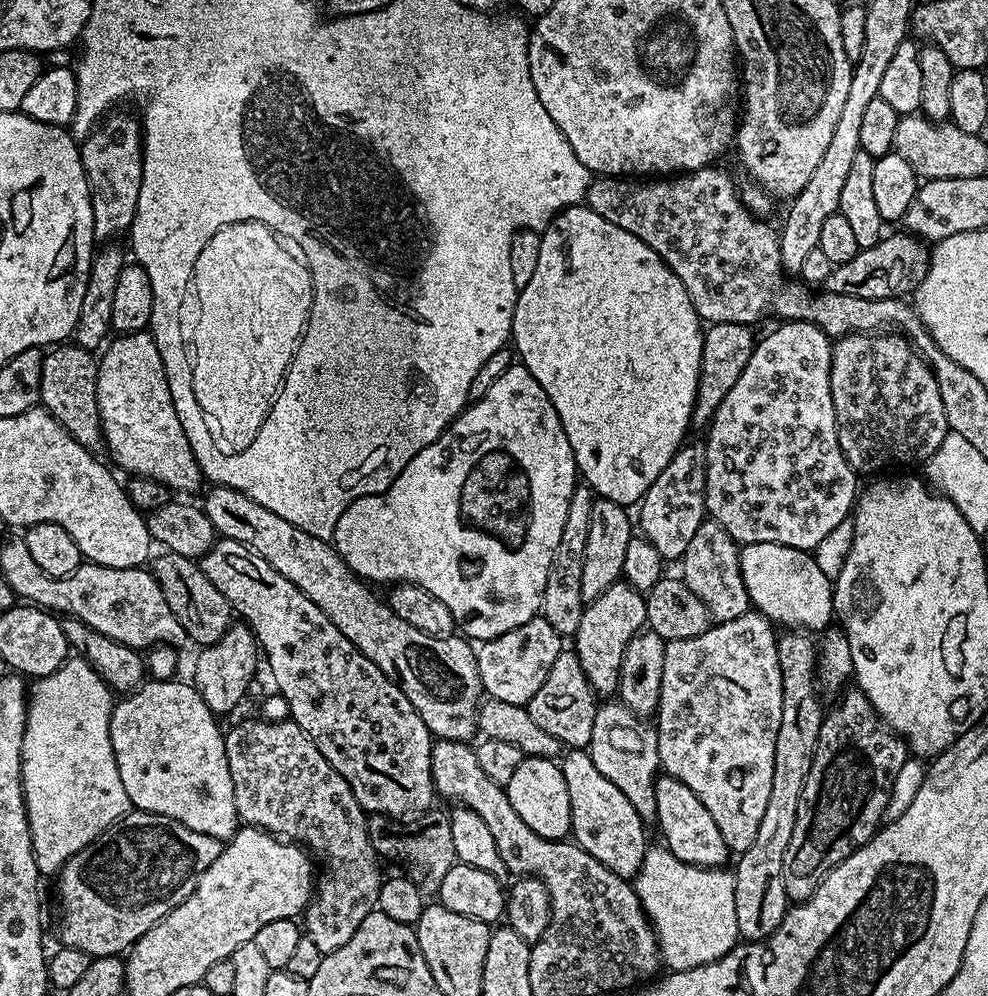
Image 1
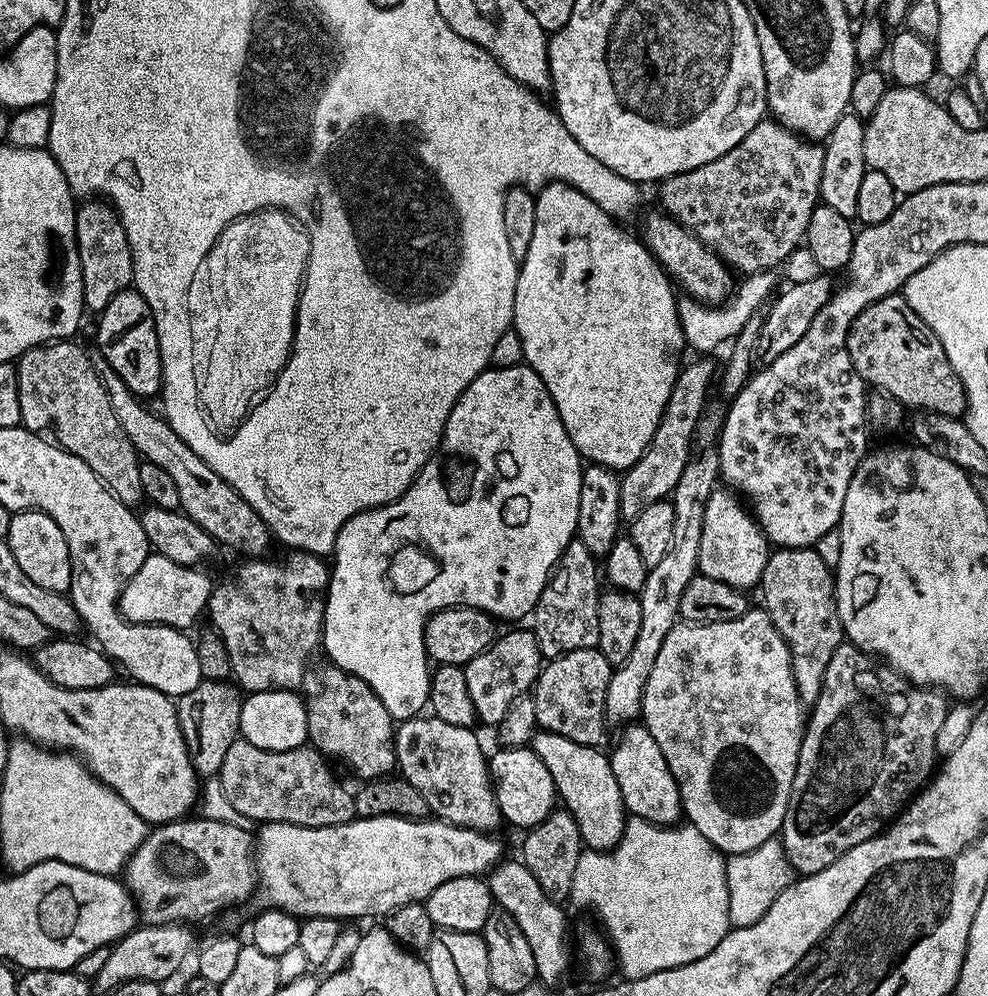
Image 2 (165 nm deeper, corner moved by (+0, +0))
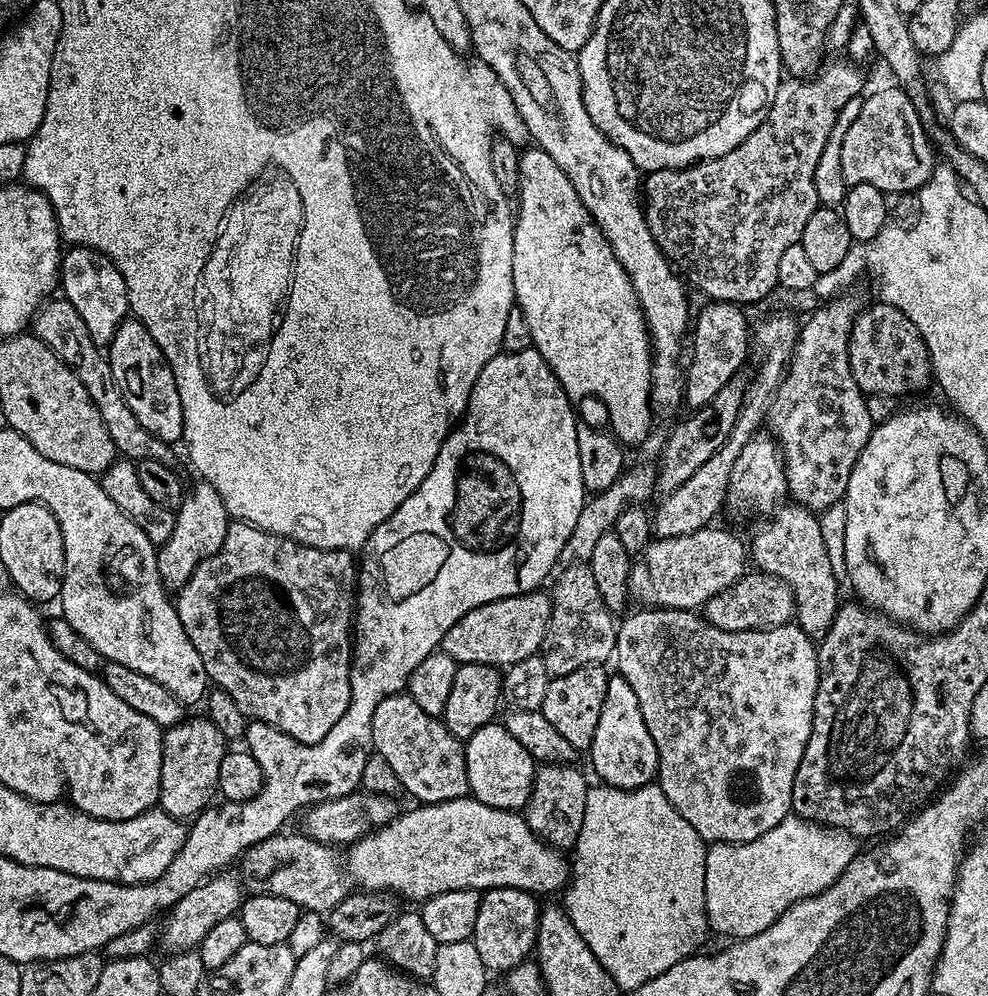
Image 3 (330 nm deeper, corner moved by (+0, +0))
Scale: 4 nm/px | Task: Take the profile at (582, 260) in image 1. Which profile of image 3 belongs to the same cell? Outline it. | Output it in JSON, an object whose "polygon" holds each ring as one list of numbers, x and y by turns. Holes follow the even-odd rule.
{"polygon":[[528,147,521,151,520,161,518,162,518,182,520,183,518,203,520,203,520,208,518,204,512,229,512,249,514,250,512,277,514,278,514,294,516,295,515,307,520,308,522,314,526,314,526,322,530,326,532,347,538,350,538,354,542,354,542,358,546,358,546,362,550,366,550,370,554,370,562,390,566,390,568,399,579,402,583,396,597,396,604,403,605,410,608,411,608,420,612,423,610,425,612,435,624,446,640,444,647,438,648,431,652,428,652,419,654,419,652,411,652,365,654,357,652,355,652,338,648,335,647,318,644,316,643,309,640,308,636,291,622,266,622,262,614,254,610,242,604,237,600,227,592,221,591,214,586,210,582,198,578,198,570,178,562,170,562,166,558,166,558,162,554,162,554,158,550,158,550,154,546,154,540,148]]}

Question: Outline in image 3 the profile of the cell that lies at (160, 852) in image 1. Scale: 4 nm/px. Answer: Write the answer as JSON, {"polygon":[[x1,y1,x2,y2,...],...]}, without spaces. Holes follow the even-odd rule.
{"polygon":[[299,831,287,832,266,838,261,844,255,844,248,849,238,864,239,879,249,893,265,892,278,898,290,898,290,902,294,902,303,911,327,914,334,910,334,906,338,906,338,902,342,902,342,898,346,898,350,891,350,877,342,863,341,853,339,856,336,853,339,851,333,845,312,840,307,834,301,834]]}

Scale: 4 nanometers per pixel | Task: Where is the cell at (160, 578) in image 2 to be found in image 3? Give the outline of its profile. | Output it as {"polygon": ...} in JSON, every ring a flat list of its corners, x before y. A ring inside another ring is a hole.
{"polygon":[[203,482,187,489,182,506,176,512,176,528,170,534,165,544,159,545,156,561,158,574,162,578,164,587,169,590,179,590,190,582,194,570,206,558,218,554,222,550,222,542,226,542,230,517,218,490,214,486]]}

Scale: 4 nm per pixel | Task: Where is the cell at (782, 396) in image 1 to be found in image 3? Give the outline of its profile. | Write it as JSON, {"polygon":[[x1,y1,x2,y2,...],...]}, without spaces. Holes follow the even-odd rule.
{"polygon":[[852,294,821,303,800,329,796,349,768,406,766,424,784,454,791,499,817,514,841,503,850,474,873,430,866,396,850,370,848,343,862,304]]}

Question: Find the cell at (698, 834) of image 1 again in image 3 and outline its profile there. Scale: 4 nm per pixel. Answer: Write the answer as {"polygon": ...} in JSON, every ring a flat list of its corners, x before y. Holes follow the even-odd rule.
{"polygon":[[619,674,608,677,606,698,598,718,598,730,594,730,590,755,593,770,609,788,641,788,653,783,660,771,658,750,654,746,654,738,650,738,650,730,646,730,642,706,638,706,638,697,630,682]]}

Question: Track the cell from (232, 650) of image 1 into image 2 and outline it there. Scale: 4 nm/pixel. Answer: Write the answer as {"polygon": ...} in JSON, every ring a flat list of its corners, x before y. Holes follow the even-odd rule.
{"polygon":[[201,679,200,685,190,690,190,694,176,700,180,729,197,777,212,778,219,773,226,750,230,750,232,743,240,736,241,703,241,689,228,680]]}

